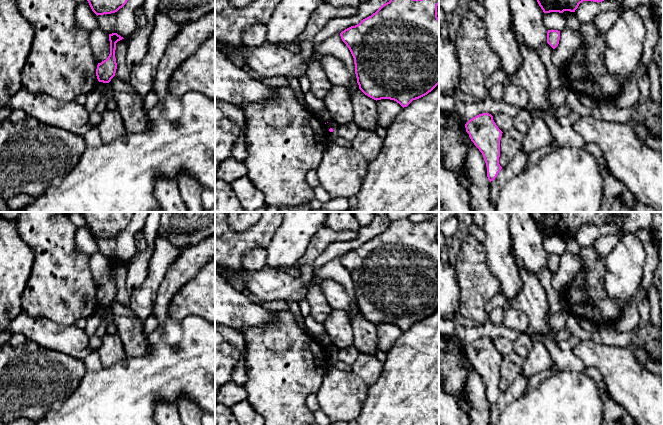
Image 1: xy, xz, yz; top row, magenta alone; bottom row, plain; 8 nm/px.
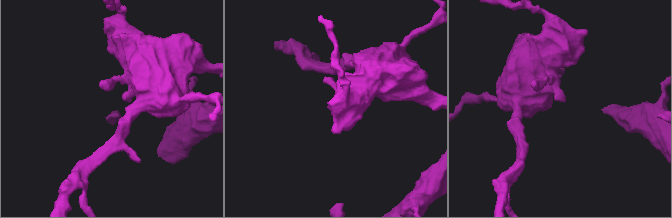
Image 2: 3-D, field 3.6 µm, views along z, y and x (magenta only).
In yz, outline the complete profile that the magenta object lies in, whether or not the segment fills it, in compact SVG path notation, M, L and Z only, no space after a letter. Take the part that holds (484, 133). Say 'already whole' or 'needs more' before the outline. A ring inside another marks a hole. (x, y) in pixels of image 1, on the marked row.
already whole; M482 113L473 117L465 124L465 128L471 141L484 157L488 180L493 181L502 169L499 164L499 157L500 139L503 132L489 113Z

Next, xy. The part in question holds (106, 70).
already whole; M117 33L109 34L110 54L108 58L101 63L98 63L96 69L96 76L99 82L109 83L115 76L117 63L115 58L116 43L124 39Z

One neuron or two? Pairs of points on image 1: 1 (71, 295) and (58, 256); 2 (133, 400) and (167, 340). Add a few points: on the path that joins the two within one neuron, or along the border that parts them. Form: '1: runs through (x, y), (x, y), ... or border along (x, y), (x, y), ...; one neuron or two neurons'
1: runs through (61, 285), (58, 266); one neuron
2: runs through (144, 385), (167, 362), (167, 355); one neuron

